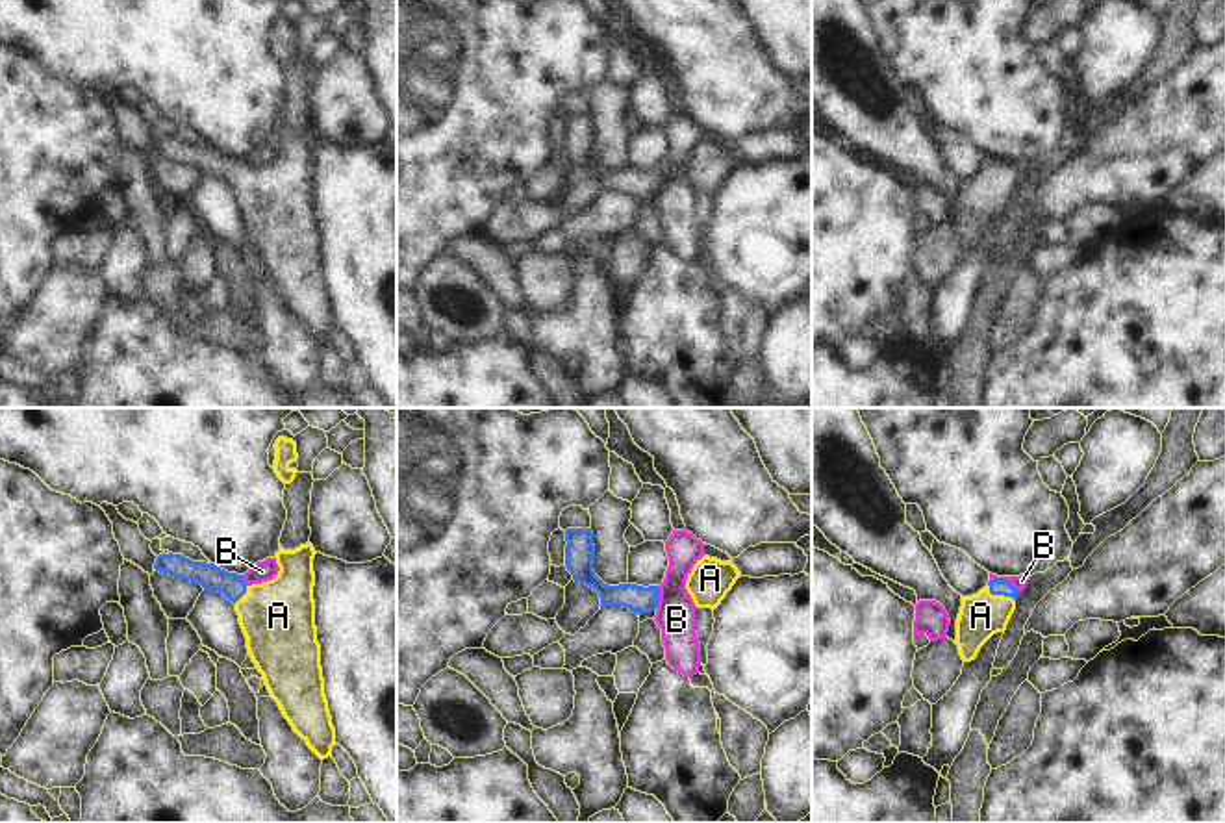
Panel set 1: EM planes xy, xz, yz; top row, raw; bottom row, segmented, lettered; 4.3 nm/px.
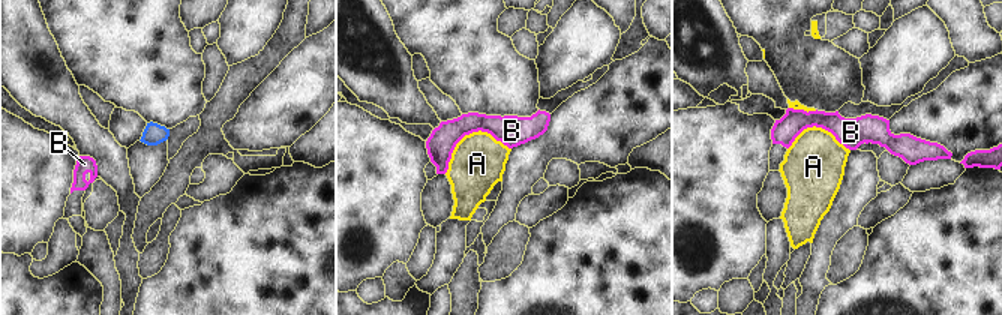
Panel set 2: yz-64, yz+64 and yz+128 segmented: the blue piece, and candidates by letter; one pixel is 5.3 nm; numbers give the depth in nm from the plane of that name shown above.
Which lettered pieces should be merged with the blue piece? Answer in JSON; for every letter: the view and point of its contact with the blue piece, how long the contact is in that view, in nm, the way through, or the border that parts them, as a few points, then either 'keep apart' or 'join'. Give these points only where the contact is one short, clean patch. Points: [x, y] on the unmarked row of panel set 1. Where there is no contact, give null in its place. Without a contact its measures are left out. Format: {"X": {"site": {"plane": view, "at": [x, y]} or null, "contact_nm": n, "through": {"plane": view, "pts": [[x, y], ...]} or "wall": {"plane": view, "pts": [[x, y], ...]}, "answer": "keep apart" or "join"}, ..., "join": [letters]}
{"A": {"site": {"plane": "yz", "at": [999, 178]}, "contact_nm": 140, "through": {"plane": "yz", "pts": [[997, 171], [999, 178], [981, 201]]}, "answer": "join"}, "B": {"site": {"plane": "yz", "at": [1003, 164]}, "contact_nm": 140, "wall": {"plane": "yz", "pts": [[990, 164], [1007, 164], [1018, 175]]}, "answer": "keep apart"}, "join": ["A"]}

